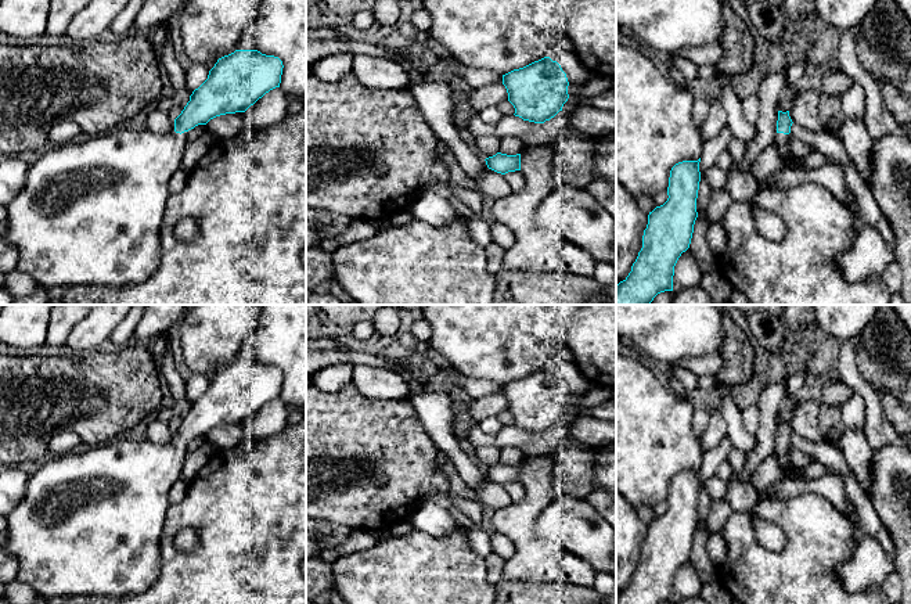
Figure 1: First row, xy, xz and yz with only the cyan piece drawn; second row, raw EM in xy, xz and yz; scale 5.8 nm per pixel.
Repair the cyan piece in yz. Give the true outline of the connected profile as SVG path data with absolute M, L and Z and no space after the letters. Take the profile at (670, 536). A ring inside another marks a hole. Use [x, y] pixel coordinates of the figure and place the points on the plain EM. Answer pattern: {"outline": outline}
{"outline": "M683 471L670 481L667 511L648 525L642 558L616 604L660 604L673 601L674 576L689 558L698 528L701 492L698 471Z"}

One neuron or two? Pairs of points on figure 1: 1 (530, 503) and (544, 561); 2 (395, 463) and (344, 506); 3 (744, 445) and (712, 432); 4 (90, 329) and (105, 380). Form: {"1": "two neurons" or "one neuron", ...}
{"1": "one neuron", "2": "one neuron", "3": "two neurons", "4": "two neurons"}

